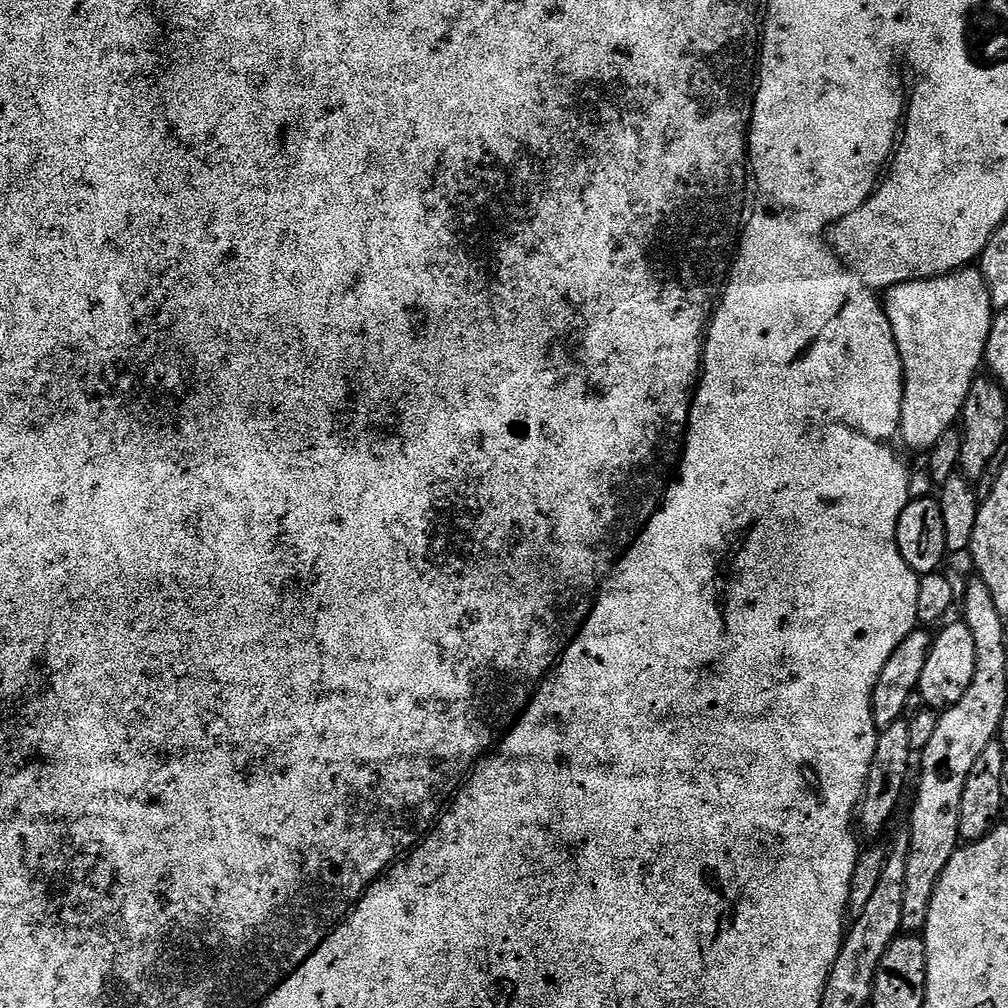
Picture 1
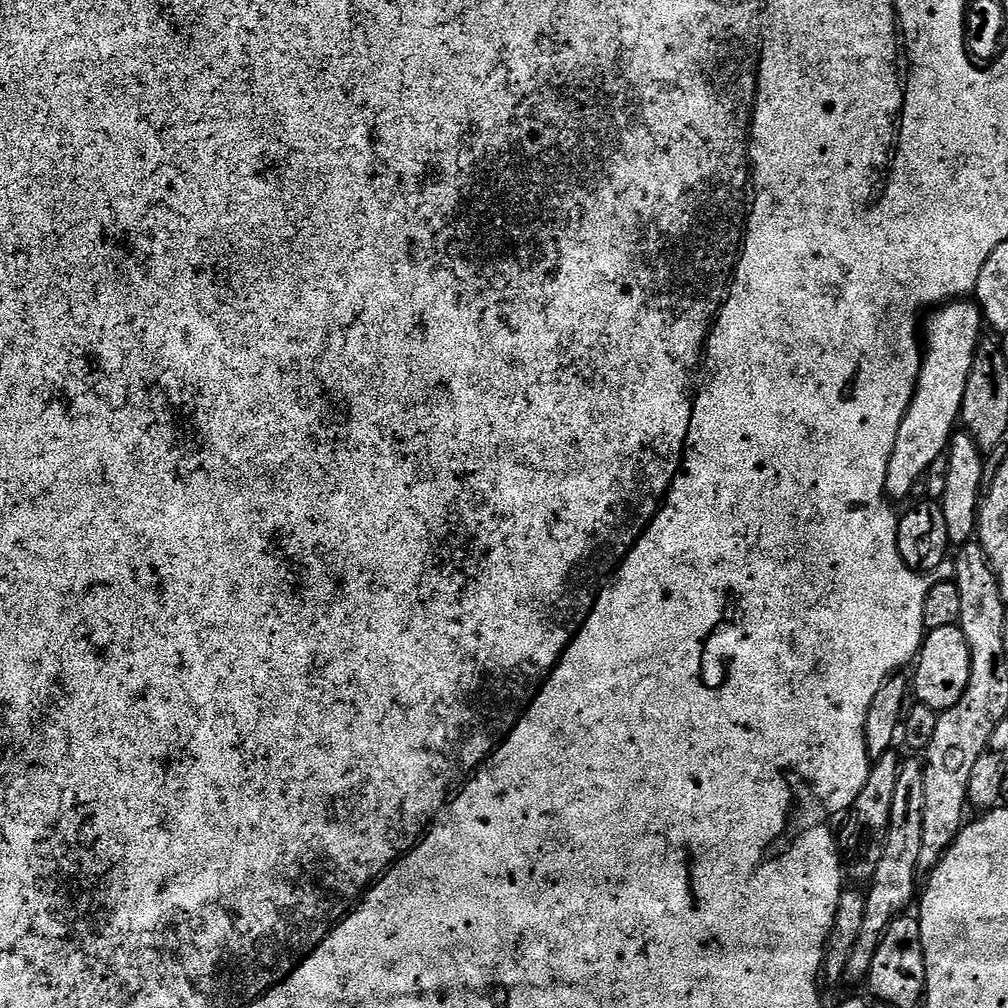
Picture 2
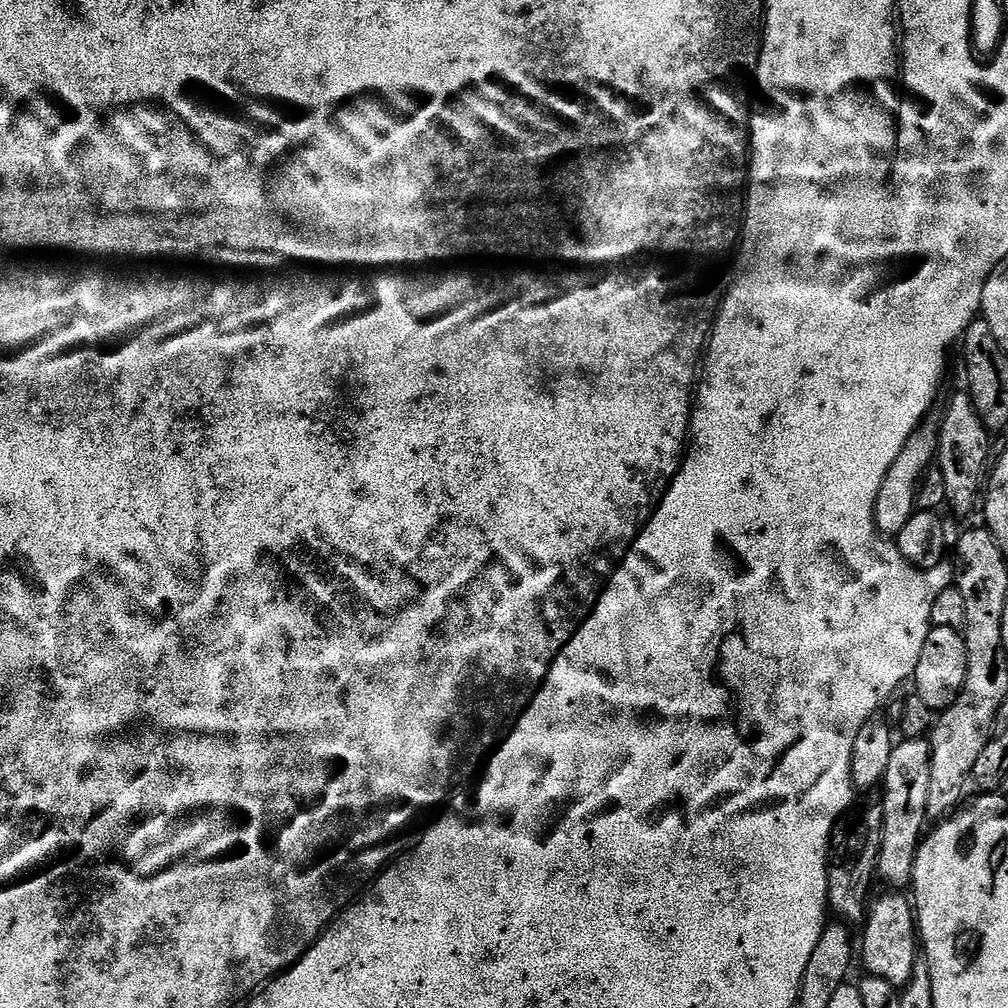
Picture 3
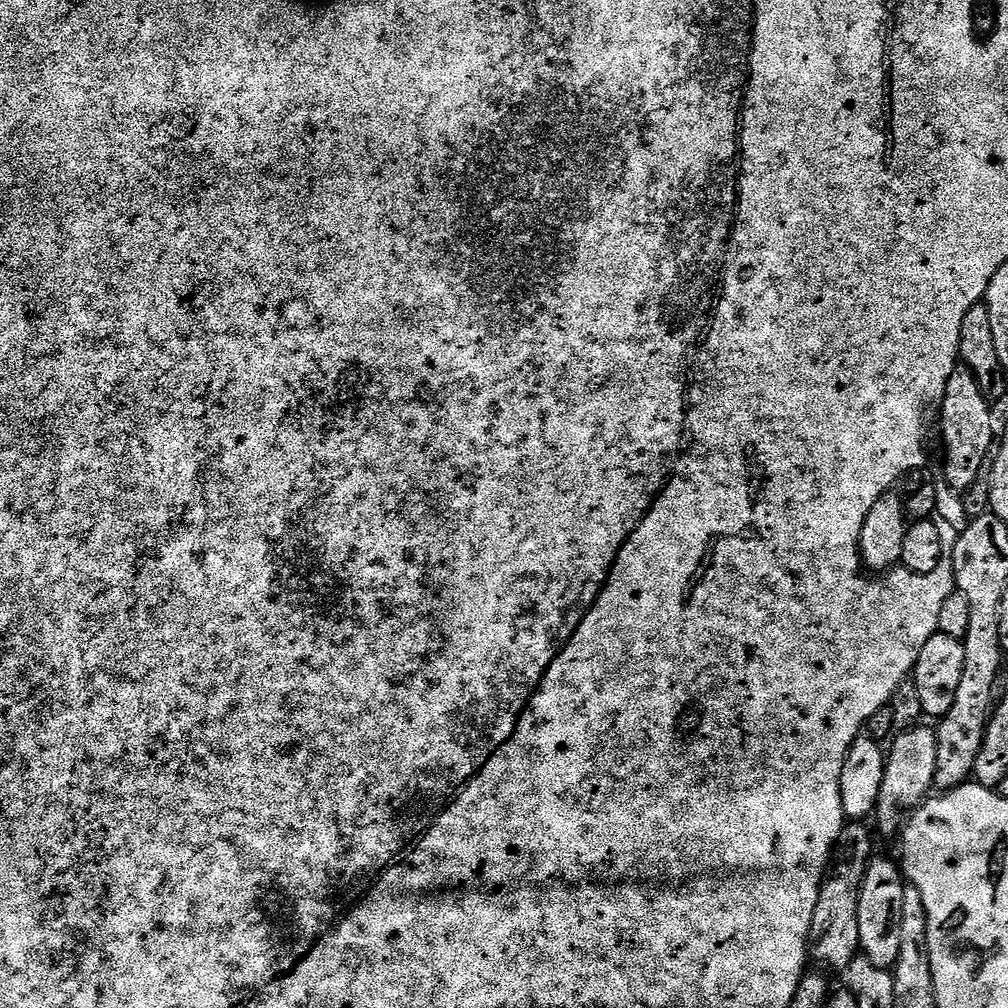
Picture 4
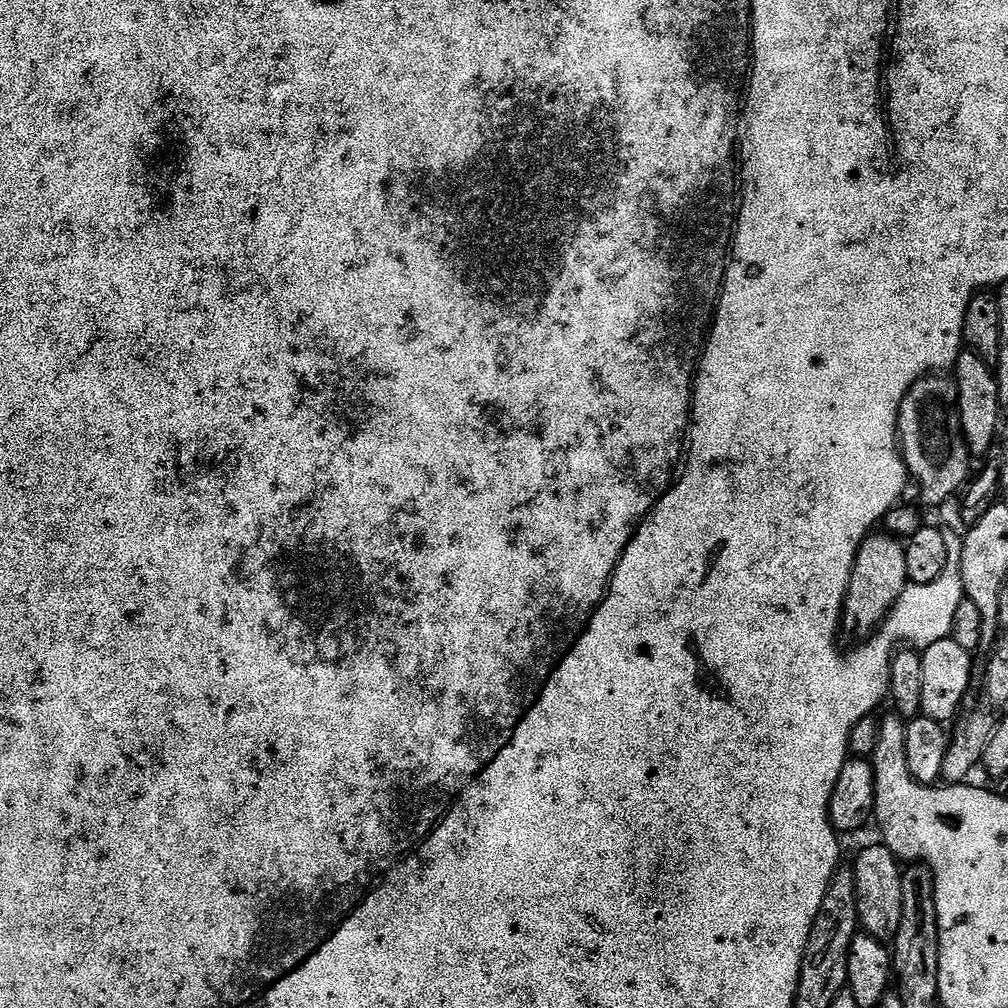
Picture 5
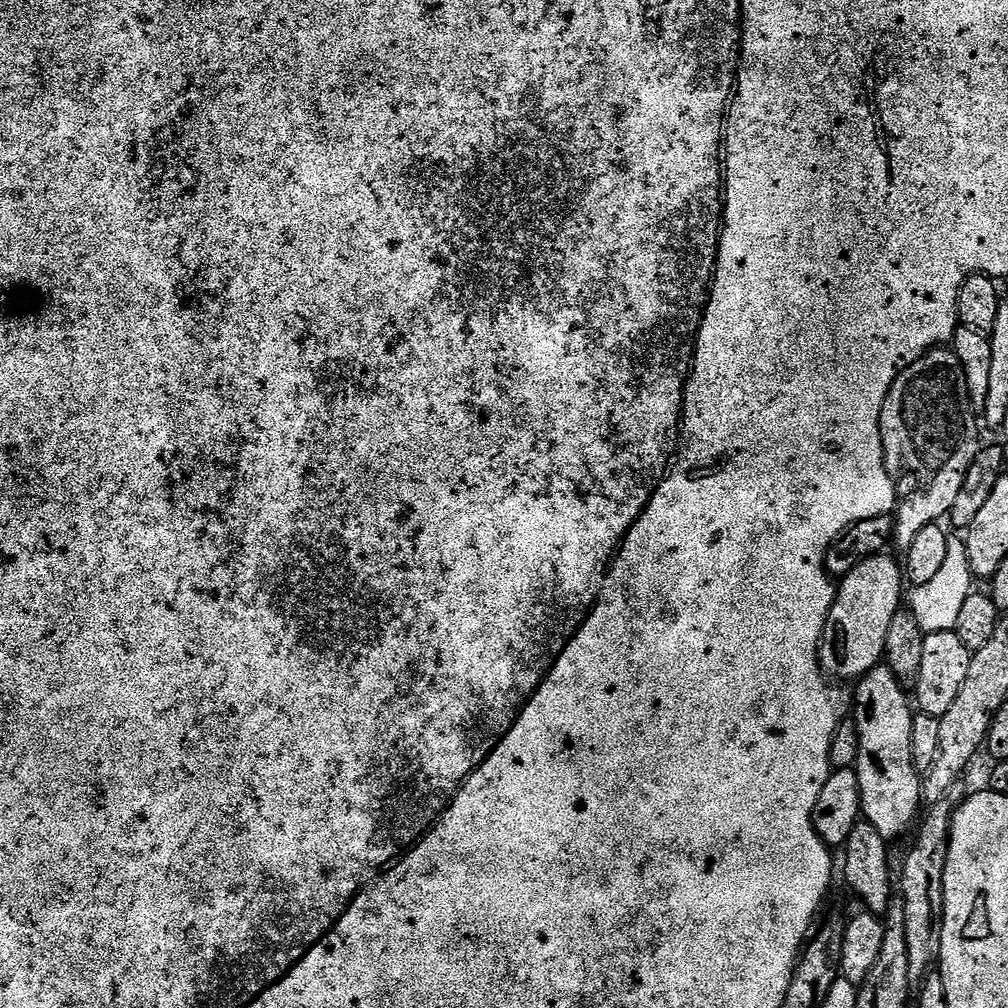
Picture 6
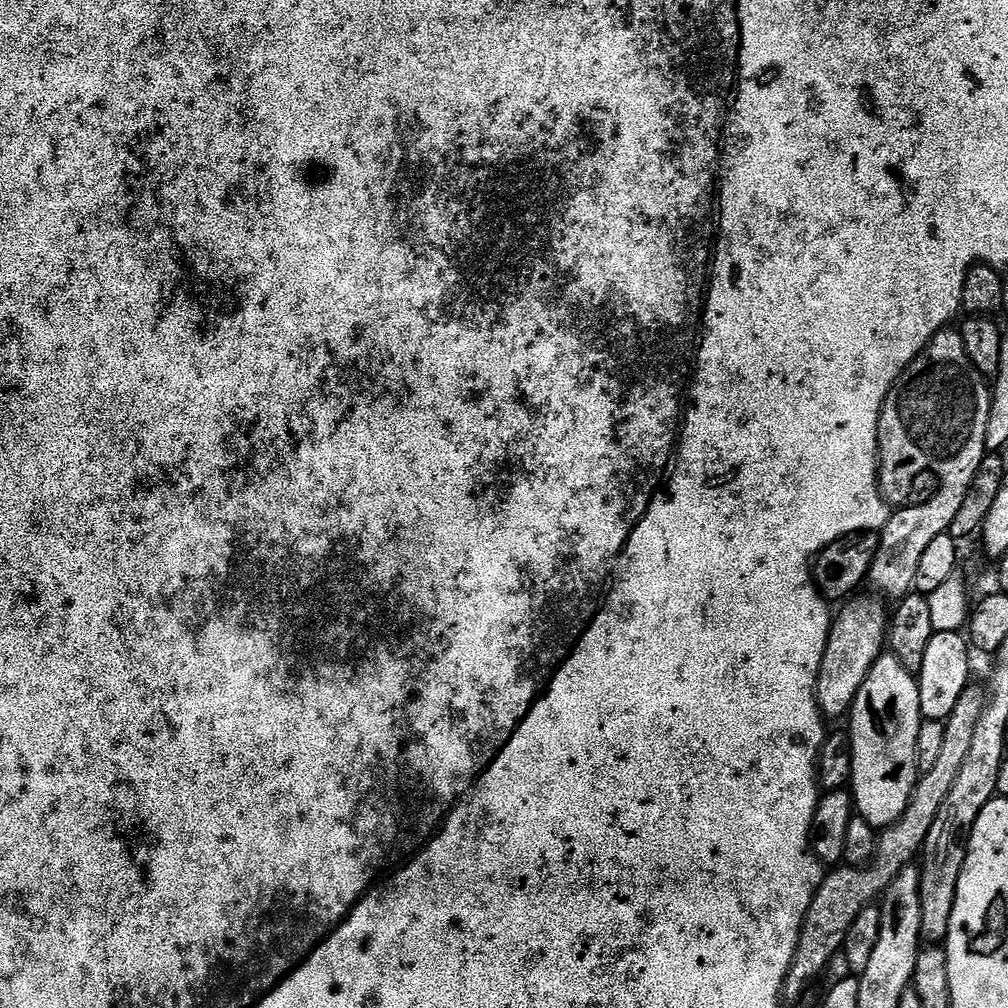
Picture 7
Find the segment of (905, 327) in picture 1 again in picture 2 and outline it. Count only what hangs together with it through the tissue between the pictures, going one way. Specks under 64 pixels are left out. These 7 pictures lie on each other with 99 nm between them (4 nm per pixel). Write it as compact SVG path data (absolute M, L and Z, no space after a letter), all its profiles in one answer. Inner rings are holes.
M964 298L939 305L927 313L922 324L922 359L912 401L898 426L886 470L885 493L893 501L911 497L912 488L925 479L929 466L945 455L960 418L966 382L970 378L976 349L982 343L982 313Z

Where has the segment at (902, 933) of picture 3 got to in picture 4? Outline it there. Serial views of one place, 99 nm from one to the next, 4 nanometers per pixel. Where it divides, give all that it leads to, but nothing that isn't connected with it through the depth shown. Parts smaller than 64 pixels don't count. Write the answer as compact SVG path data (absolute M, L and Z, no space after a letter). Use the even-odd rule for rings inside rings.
M877 855L869 860L858 898L858 930L860 931L860 952L874 966L895 969L898 950L902 947L902 894L906 877L901 865L886 857Z

